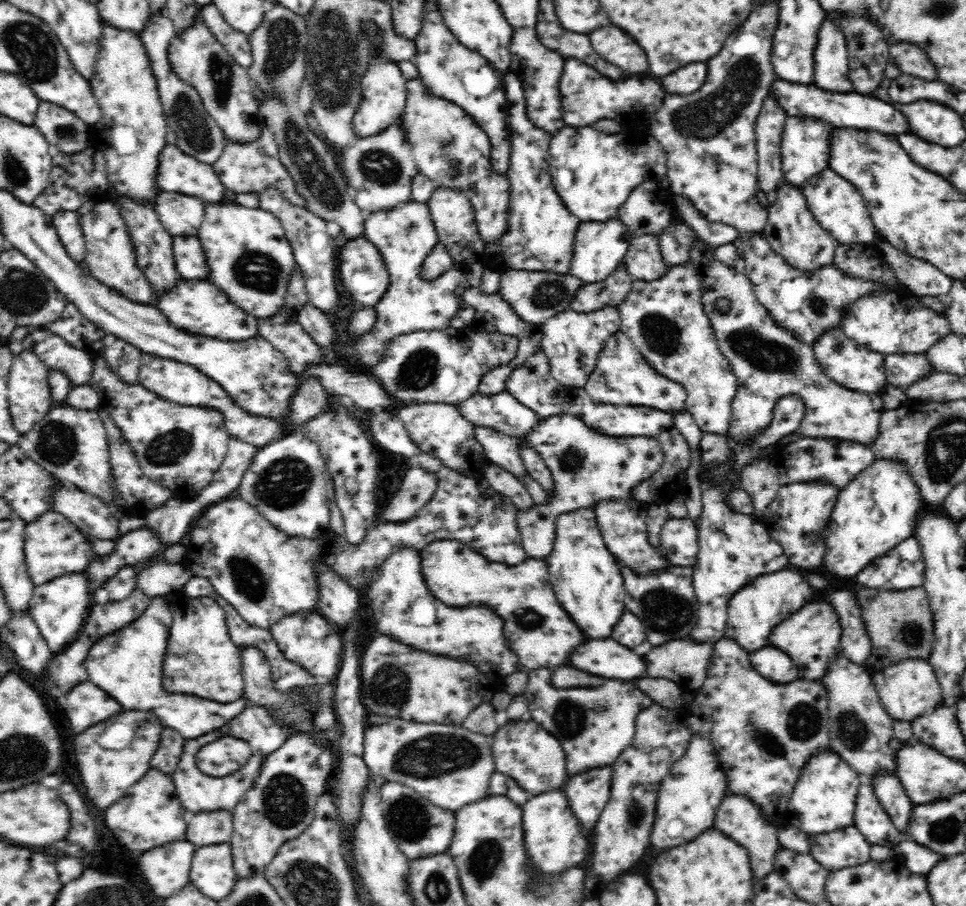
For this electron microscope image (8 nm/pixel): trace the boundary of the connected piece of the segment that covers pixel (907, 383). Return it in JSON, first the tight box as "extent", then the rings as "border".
{"extent":[886,353,937,390],"border":[[[925,353],[914,355],[886,355],[887,382],[906,390],[920,379],[937,373]]]}

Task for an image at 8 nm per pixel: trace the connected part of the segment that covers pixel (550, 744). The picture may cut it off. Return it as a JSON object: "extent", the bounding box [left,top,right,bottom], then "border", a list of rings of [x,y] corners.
{"extent":[490,720,570,796],"border":[[[534,720],[500,726],[500,730],[490,739],[495,770],[516,780],[529,795],[540,796],[546,792],[562,790],[570,778],[560,741]]]}

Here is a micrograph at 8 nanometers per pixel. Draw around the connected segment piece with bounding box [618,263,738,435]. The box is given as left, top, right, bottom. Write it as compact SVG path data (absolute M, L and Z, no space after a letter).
M690 263L670 267L662 278L656 280L633 279L631 289L618 306L622 317L620 331L628 334L638 352L660 376L684 387L687 394L685 411L691 414L703 432L726 435L732 422L732 401L737 393L738 380L728 360L720 353L710 320L704 313L701 297L701 276Z

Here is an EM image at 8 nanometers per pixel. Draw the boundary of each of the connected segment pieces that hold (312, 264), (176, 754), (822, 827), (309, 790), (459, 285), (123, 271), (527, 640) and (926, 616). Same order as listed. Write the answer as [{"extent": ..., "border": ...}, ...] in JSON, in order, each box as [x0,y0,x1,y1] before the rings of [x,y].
[{"extent":[259,186,340,315],"border":[[[268,186],[259,195],[261,208],[272,213],[284,227],[286,238],[292,245],[295,261],[304,279],[309,302],[314,307],[322,309],[326,315],[330,314],[331,309],[339,304],[340,294],[337,294],[334,279],[337,275],[338,248],[332,236],[326,231],[327,221],[310,212],[306,206],[292,204],[275,186]]]},{"extent":[152,726,186,774],"border":[[[164,726],[162,728],[162,736],[160,736],[160,746],[156,756],[152,758],[152,768],[162,770],[169,774],[174,773],[178,762],[180,762],[180,755],[184,748],[186,739],[180,736],[181,732],[176,732],[176,729]]]},{"extent":[790,747,866,835],"border":[[[830,747],[816,752],[806,760],[804,772],[796,782],[792,796],[790,796],[790,810],[798,812],[790,818],[794,826],[798,826],[806,835],[820,835],[832,830],[840,830],[852,826],[854,818],[854,804],[858,790],[866,779],[856,773],[848,763]]]},{"extent":[229,733,332,879],"border":[[[312,733],[290,736],[277,750],[268,755],[260,768],[259,776],[249,788],[248,794],[234,807],[232,813],[234,829],[229,840],[234,861],[234,871],[239,879],[249,879],[262,874],[276,856],[280,846],[296,838],[314,820],[315,806],[321,795],[328,793],[328,778],[331,775],[332,754],[327,745],[318,745]]]},{"extent":[333,200,466,371],"border":[[[410,200],[389,211],[367,214],[362,236],[381,254],[388,271],[389,286],[383,298],[373,307],[377,320],[372,330],[356,338],[346,334],[344,340],[333,342],[333,346],[344,345],[344,348],[338,348],[338,351],[342,350],[344,354],[357,357],[358,362],[369,371],[384,360],[388,344],[392,344],[392,340],[399,336],[449,328],[452,318],[460,310],[461,293],[466,283],[464,266],[452,268],[434,280],[424,280],[421,276],[424,259],[439,240],[426,203]]]},{"extent":[80,198,154,305],"border":[[[103,198],[80,215],[85,236],[86,268],[96,281],[118,292],[134,303],[149,305],[154,298],[154,289],[142,272],[136,260],[134,245],[128,234],[128,227],[120,213],[120,207],[112,199]]]},{"extent":[420,540,584,670],"border":[[[439,540],[432,544],[429,544],[422,552],[420,552],[422,575],[424,575],[424,582],[430,592],[437,598],[440,599],[444,604],[449,607],[469,607],[470,605],[476,605],[478,607],[490,607],[496,615],[500,616],[500,619],[504,621],[502,624],[502,632],[504,633],[504,639],[506,639],[506,644],[518,659],[518,664],[525,666],[528,670],[536,670],[536,668],[548,668],[548,666],[560,666],[566,662],[566,658],[584,642],[584,636],[582,632],[576,628],[576,624],[572,622],[570,615],[560,606],[558,599],[556,598],[553,587],[551,586],[551,581],[549,580],[549,572],[547,568],[547,563],[544,559],[536,558],[526,558],[524,562],[518,564],[517,566],[507,566],[506,564],[496,563],[488,561],[486,557],[482,556],[480,553],[472,550],[467,544],[464,544],[456,540]]]},{"extent":[854,585,935,676],"border":[[[858,585],[854,597],[870,639],[871,652],[863,665],[870,676],[906,659],[928,660],[935,638],[933,612],[923,586],[892,592]]]}]

